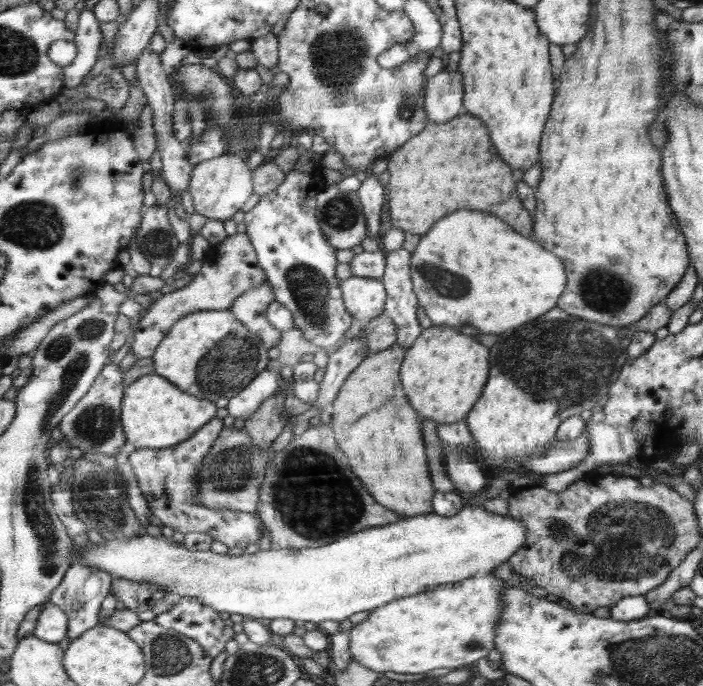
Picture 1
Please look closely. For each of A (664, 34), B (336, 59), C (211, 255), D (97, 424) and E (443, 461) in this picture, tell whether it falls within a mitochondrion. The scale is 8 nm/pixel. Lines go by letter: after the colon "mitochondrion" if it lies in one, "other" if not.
A: other
B: mitochondrion
C: other
D: mitochondrion
E: other

